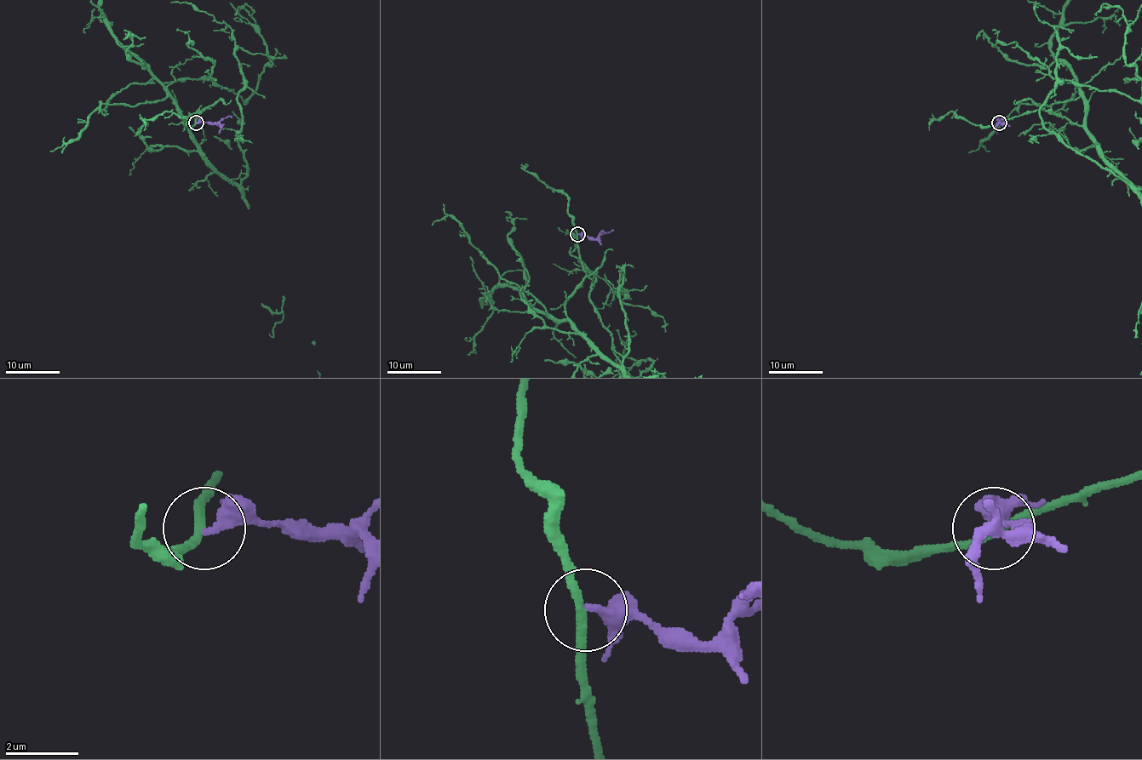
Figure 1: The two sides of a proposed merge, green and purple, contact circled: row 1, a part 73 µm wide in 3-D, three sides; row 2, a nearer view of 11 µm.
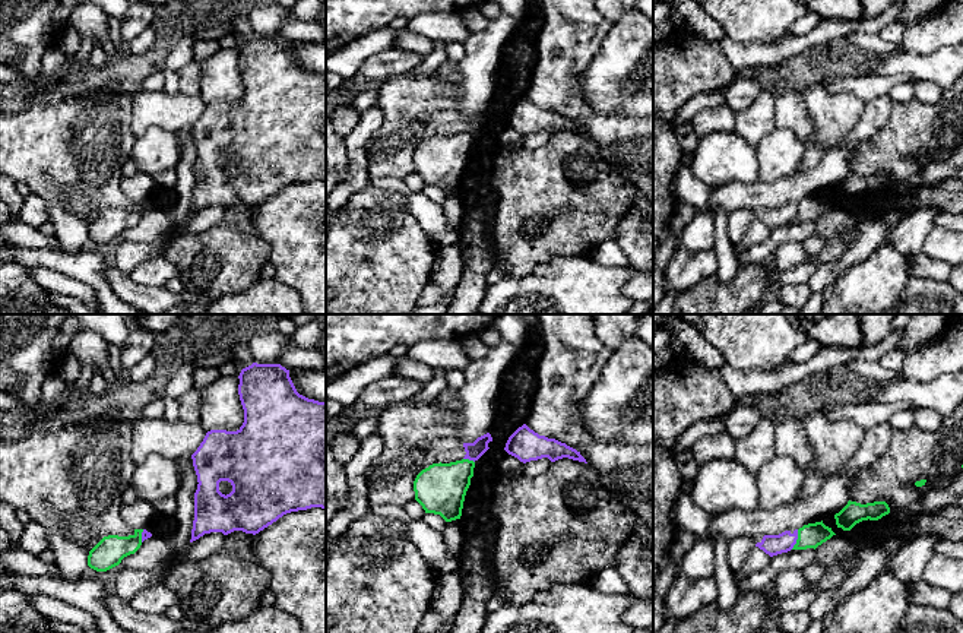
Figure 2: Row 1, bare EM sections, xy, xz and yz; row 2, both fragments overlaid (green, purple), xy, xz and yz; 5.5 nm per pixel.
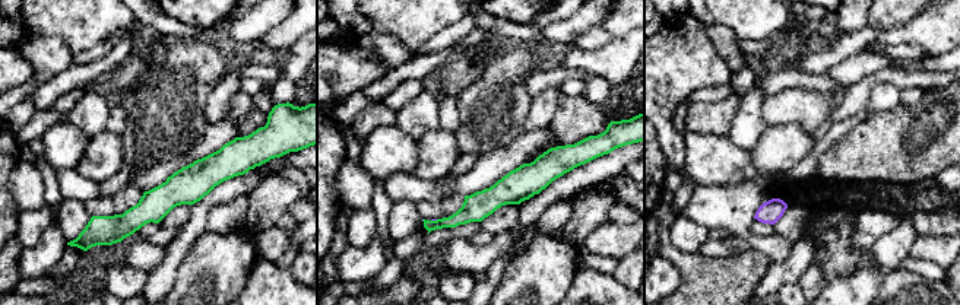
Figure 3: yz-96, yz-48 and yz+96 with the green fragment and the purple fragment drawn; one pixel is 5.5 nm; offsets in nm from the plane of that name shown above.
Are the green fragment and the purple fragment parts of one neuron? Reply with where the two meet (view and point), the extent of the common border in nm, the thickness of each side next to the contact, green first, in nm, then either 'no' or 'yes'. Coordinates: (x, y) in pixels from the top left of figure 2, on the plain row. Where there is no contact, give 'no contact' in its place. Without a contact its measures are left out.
contact yz (797, 212); length 120 nm; calibres 140 and 110 nm; no

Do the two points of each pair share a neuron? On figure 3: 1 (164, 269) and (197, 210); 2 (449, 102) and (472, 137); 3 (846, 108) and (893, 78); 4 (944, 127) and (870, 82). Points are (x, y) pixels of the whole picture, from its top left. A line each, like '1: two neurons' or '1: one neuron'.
1: one neuron
2: two neurons
3: one neuron
4: two neurons

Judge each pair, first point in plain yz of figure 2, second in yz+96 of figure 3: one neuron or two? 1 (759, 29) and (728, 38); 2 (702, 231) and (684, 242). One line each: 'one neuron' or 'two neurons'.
1: two neurons
2: one neuron

